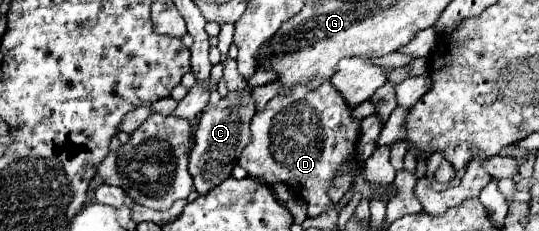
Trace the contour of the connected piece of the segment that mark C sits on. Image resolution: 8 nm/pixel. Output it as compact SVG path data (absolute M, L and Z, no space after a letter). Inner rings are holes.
M229 92L221 102L213 108L209 106L199 116L199 128L195 132L195 146L189 152L189 174L193 176L195 190L205 194L219 186L225 178L229 178L233 166L241 150L249 144L249 122L255 114L255 106L251 102L251 94L247 92Z

